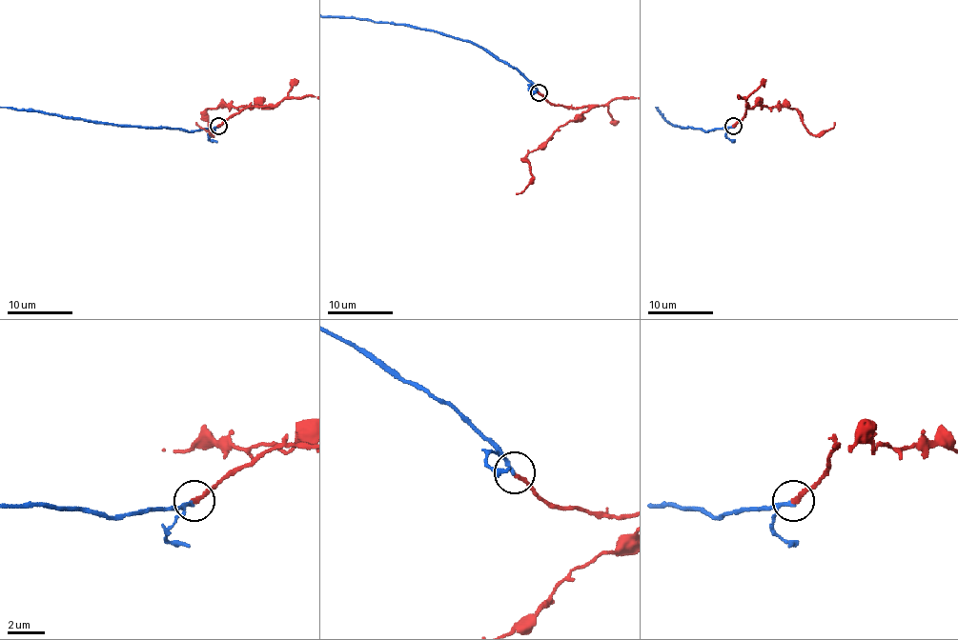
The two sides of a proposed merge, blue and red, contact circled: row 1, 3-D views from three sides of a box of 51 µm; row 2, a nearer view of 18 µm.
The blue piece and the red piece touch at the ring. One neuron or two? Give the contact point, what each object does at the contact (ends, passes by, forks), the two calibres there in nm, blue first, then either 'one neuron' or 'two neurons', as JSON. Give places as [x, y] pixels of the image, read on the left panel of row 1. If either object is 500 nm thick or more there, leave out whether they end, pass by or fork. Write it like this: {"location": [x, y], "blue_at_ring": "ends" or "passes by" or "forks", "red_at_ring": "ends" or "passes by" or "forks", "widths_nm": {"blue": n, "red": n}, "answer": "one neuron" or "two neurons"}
{"location": [218, 126], "blue_at_ring": "ends", "red_at_ring": "ends", "widths_nm": {"blue": 200, "red": 240}, "answer": "one neuron"}

